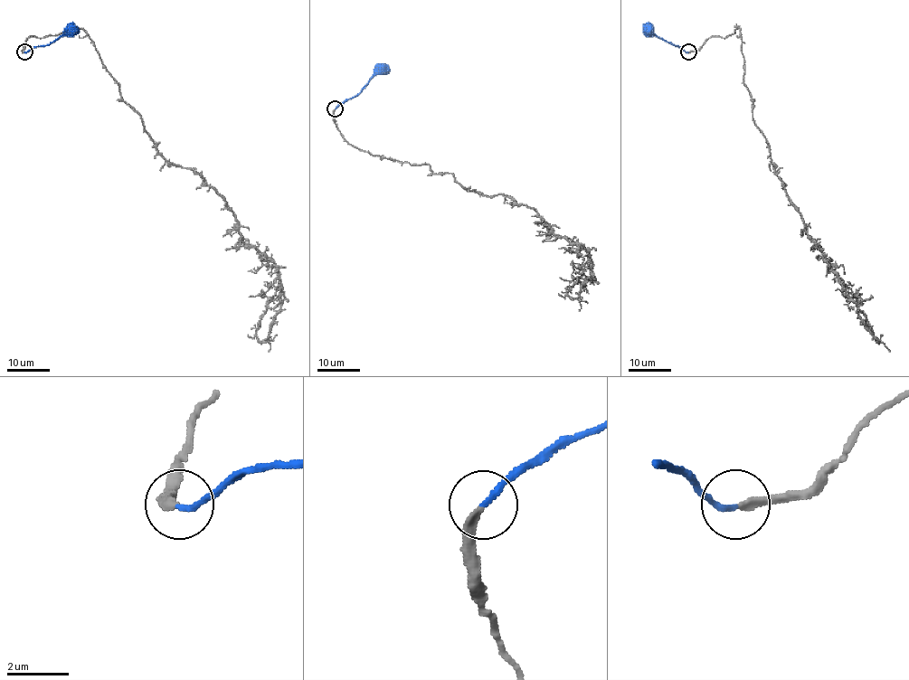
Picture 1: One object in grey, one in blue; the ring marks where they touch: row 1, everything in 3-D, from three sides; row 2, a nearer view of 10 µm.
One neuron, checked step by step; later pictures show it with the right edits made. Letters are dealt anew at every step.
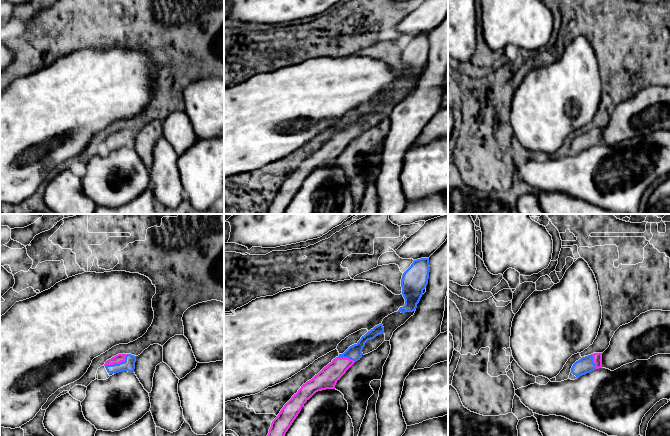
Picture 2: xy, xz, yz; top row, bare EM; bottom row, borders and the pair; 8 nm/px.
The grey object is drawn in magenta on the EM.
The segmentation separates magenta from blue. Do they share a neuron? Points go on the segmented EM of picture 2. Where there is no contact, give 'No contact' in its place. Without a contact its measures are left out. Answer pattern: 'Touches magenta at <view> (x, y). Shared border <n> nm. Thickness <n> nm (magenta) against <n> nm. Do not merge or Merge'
Touches magenta at xy (117, 363). Shared border 200 nm. Thickness 70 nm (magenta) against 100 nm. Merge

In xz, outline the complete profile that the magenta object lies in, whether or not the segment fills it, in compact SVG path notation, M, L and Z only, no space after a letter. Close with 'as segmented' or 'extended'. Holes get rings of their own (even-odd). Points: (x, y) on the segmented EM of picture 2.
M381 323L362 336L357 344L350 346L343 354L339 354L311 380L303 384L272 421L267 436L285 436L304 404L318 391L335 389L337 381L362 357L365 343L382 333L384 333L384 327Z | extended

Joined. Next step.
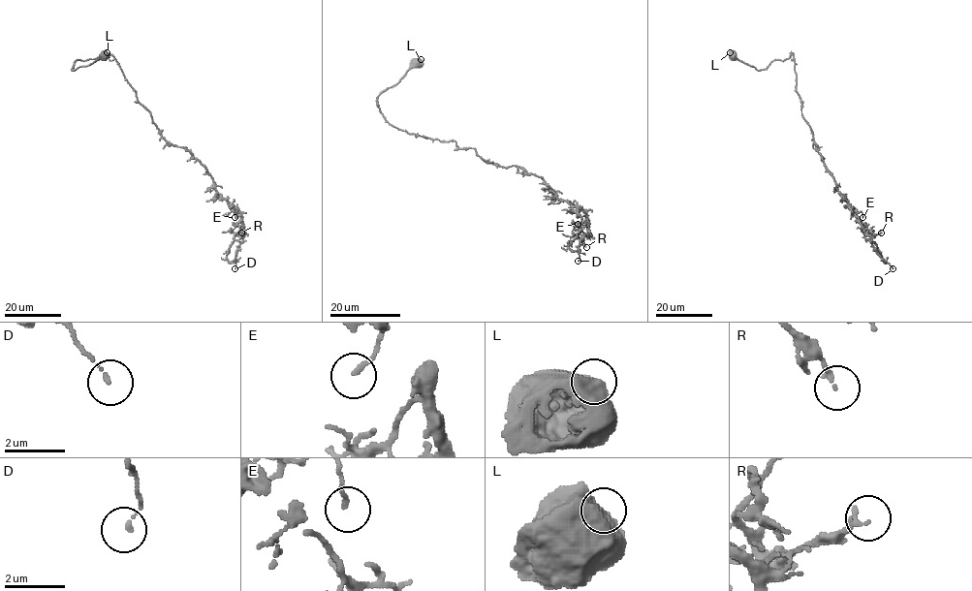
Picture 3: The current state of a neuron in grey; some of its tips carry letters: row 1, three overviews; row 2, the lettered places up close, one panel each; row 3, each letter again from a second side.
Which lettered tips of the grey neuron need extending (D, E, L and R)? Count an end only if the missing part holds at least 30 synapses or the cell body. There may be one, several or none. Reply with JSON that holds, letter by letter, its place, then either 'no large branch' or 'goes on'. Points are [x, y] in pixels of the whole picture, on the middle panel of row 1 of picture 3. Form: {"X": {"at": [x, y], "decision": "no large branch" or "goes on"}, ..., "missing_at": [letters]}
{"D": {"at": [578, 261], "decision": "no large branch"}, "E": {"at": [578, 224], "decision": "no large branch"}, "L": {"at": [421, 59], "decision": "no large branch"}, "R": {"at": [586, 247], "decision": "no large branch"}, "missing_at": []}

